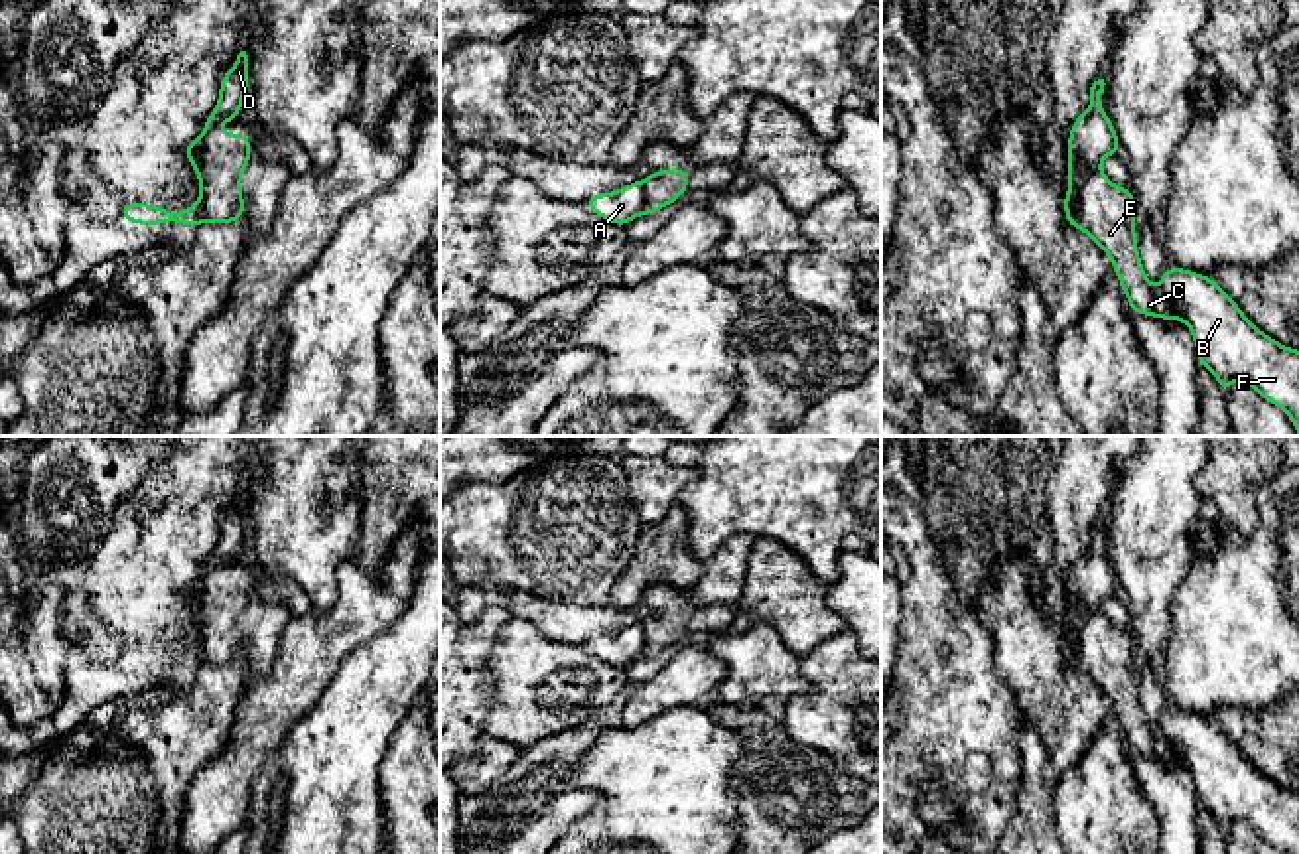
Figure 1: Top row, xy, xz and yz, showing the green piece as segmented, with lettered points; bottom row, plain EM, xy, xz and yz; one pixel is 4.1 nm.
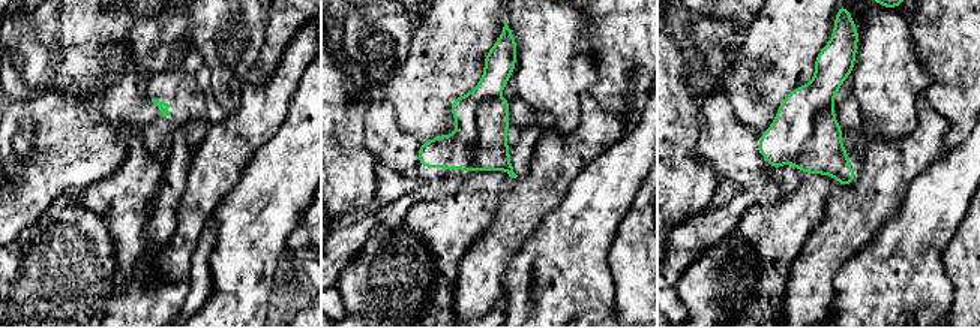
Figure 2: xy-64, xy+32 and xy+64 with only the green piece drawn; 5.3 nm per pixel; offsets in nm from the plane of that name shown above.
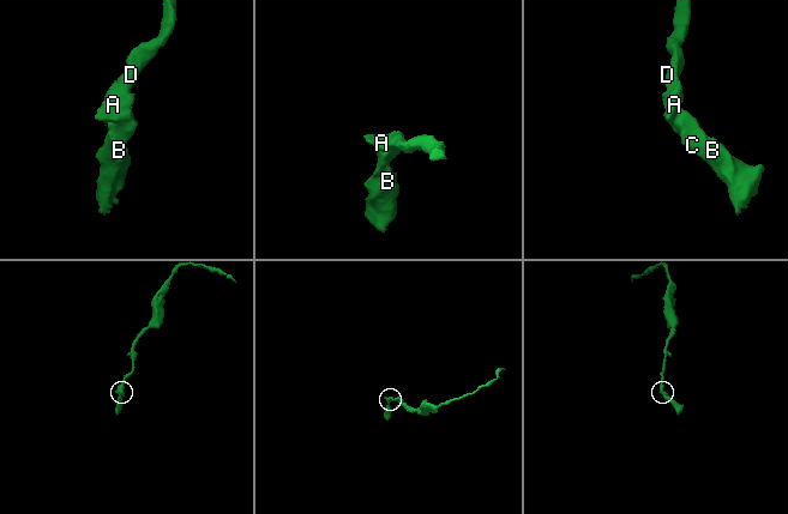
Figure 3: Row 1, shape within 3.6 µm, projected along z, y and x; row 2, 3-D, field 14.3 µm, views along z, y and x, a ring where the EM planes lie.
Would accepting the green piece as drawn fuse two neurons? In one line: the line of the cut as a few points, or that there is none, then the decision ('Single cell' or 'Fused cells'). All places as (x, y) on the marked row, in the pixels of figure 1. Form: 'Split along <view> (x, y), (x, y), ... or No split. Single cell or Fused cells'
Split along xy (217, 125), (202, 139), (200, 182). Fused cells

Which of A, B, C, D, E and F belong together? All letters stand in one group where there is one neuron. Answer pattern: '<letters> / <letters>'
A D / B C E F

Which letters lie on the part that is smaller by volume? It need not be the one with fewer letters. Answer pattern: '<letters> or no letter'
B, C, E, F

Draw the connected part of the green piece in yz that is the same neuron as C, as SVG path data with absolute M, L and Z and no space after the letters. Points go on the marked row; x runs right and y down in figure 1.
M1102 170L1090 172L1076 187L1068 189L1064 205L1072 207L1076 229L1084 231L1112 260L1131 312L1159 320L1181 320L1193 333L1198 363L1216 377L1224 392L1234 381L1246 381L1258 396L1279 406L1299 432L1297 349L1260 331L1210 276L1173 264L1161 274L1161 290L1157 292L1147 280L1137 252L1135 197L1128 187L1114 185Z

